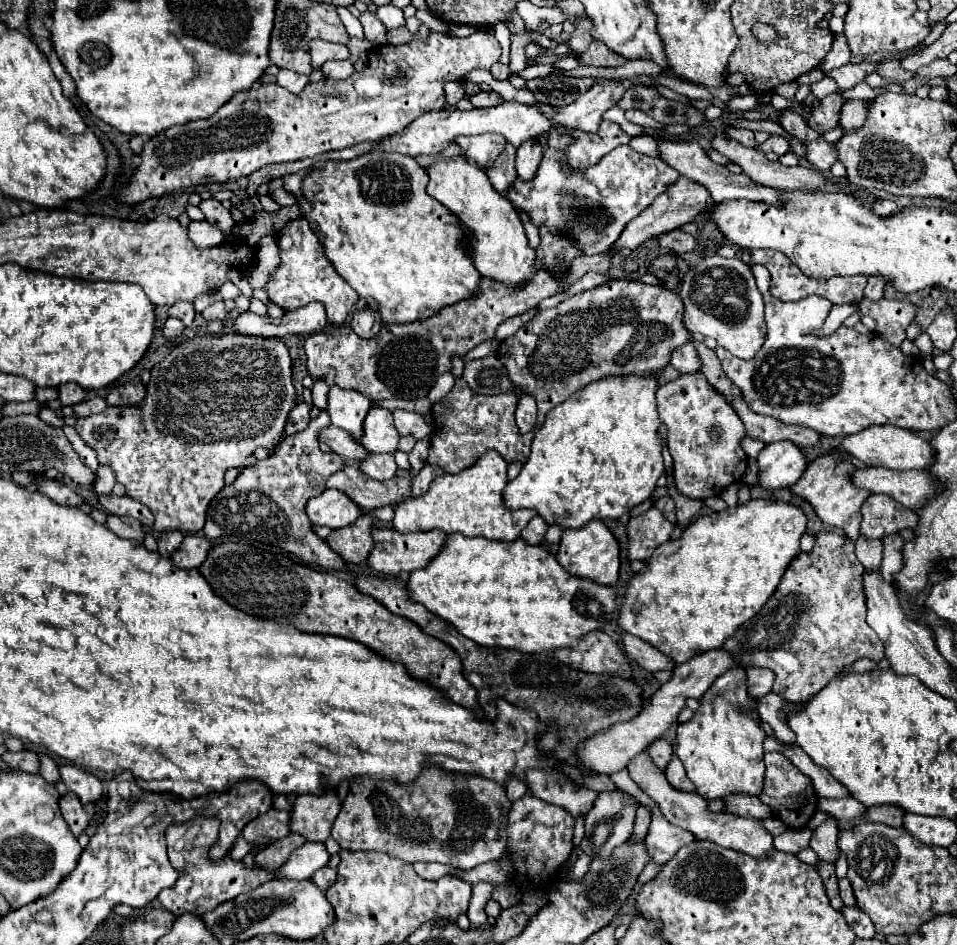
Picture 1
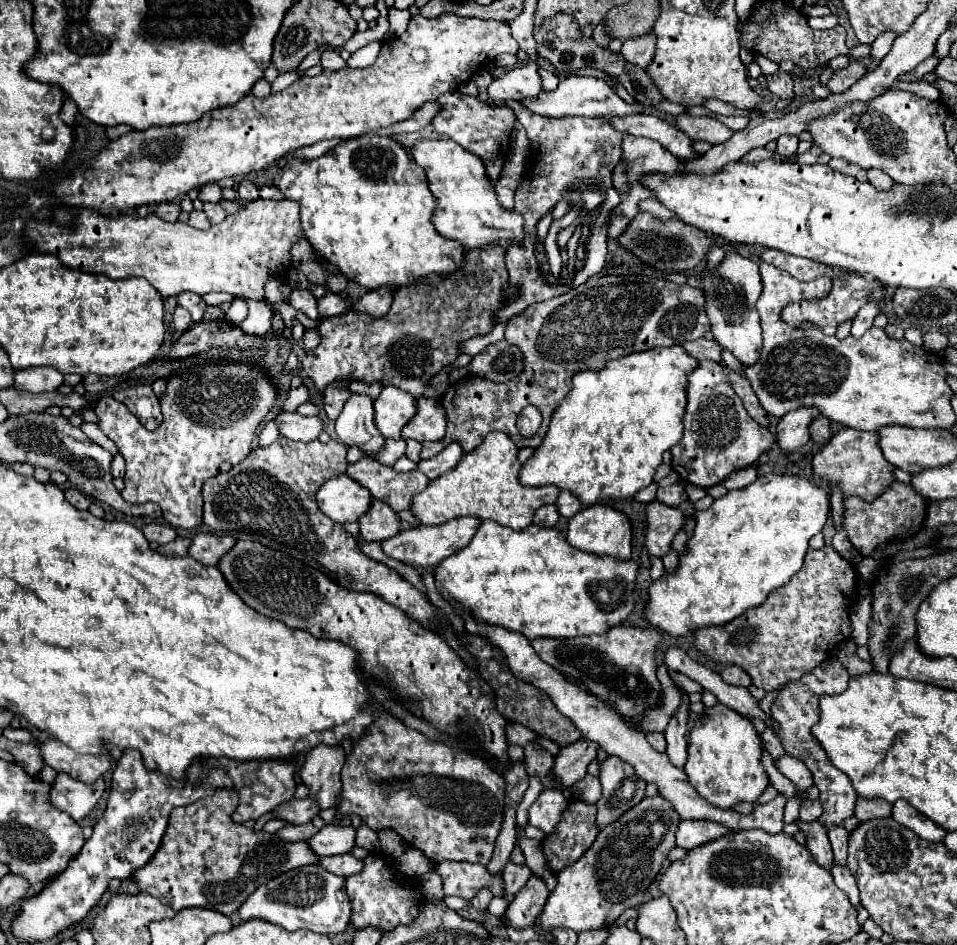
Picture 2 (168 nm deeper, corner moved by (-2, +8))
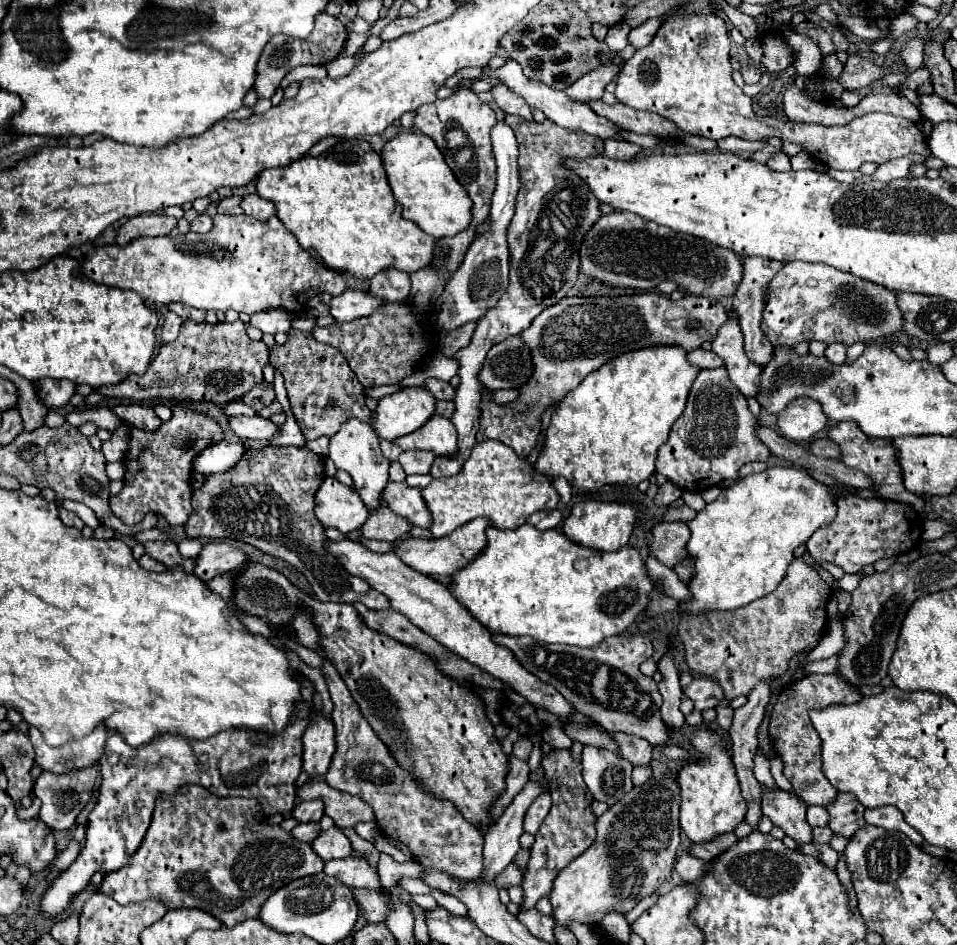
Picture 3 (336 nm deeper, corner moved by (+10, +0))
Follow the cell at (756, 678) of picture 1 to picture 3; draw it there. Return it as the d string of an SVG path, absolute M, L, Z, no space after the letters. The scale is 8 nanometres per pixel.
M695 678L683 692L695 702L697 710L715 708L725 698L721 684L711 678Z

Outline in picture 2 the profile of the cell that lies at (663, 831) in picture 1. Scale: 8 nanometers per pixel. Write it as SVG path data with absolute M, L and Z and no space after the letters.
M683 820L677 830L677 846L691 850L695 846L713 842L721 836L727 836L731 830L713 820Z

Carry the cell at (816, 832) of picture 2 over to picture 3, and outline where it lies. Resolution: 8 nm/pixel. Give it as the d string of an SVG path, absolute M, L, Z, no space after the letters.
M763 790L763 814L771 818L775 826L785 830L789 838L799 844L811 844L811 826L805 820L805 802L801 802L795 794L777 790Z

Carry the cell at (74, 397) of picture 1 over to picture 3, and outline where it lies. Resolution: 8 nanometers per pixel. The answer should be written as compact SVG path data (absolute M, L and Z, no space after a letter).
M185 320L179 338L171 344L163 344L157 358L149 364L145 374L131 374L121 384L95 388L95 392L107 398L129 398L135 402L153 398L177 398L177 400L213 400L227 404L241 398L253 386L263 382L263 366L269 362L269 348L263 342L255 342L247 336L245 324L237 322L191 322Z

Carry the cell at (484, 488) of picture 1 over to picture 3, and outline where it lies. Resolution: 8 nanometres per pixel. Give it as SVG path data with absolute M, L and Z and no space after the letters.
M483 440L475 444L471 456L465 460L457 476L433 480L421 490L425 506L433 518L429 532L435 538L441 538L479 516L489 518L491 524L499 530L515 530L525 524L533 512L555 510L559 502L557 490L545 476L535 478L533 474L533 466L527 460L519 458L503 442Z

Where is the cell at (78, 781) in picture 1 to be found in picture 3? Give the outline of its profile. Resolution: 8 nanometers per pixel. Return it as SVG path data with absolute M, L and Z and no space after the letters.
M99 726L99 730L93 730L93 734L69 742L69 746L63 748L49 748L45 742L31 742L35 748L35 764L41 770L53 772L53 774L69 774L73 770L81 770L93 764L99 764L101 754L105 750L105 728Z

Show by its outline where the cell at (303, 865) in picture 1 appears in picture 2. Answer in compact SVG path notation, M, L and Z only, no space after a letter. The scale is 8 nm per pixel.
M329 822L309 840L309 844L317 856L335 856L351 852L351 848L355 846L355 826Z

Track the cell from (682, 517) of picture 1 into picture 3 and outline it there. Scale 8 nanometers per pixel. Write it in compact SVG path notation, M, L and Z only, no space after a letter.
M685 560L685 562L679 562L673 566L675 574L683 580L683 582L689 582L691 576L693 576L693 562L691 560Z

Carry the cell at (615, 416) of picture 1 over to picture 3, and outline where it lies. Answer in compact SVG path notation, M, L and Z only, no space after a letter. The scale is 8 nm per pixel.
M653 346L621 354L607 362L593 374L589 374L581 386L573 388L555 408L549 428L545 430L545 442L535 462L535 472L547 476L549 480L563 476L569 486L577 490L599 490L607 484L637 486L647 480L655 470L657 450L667 442L667 434L673 422L681 416L687 394L693 380L697 378L697 366L689 364L685 350L679 346Z

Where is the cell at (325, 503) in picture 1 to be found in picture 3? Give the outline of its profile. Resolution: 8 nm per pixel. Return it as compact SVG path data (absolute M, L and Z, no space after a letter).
M325 478L315 494L315 516L325 528L337 528L343 534L359 530L369 510L355 488L335 478Z

